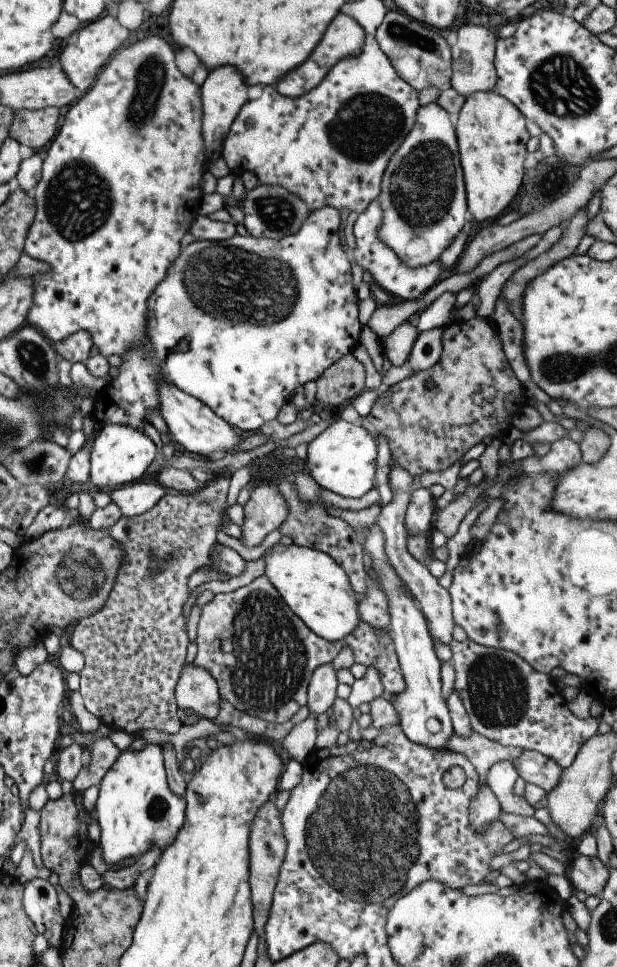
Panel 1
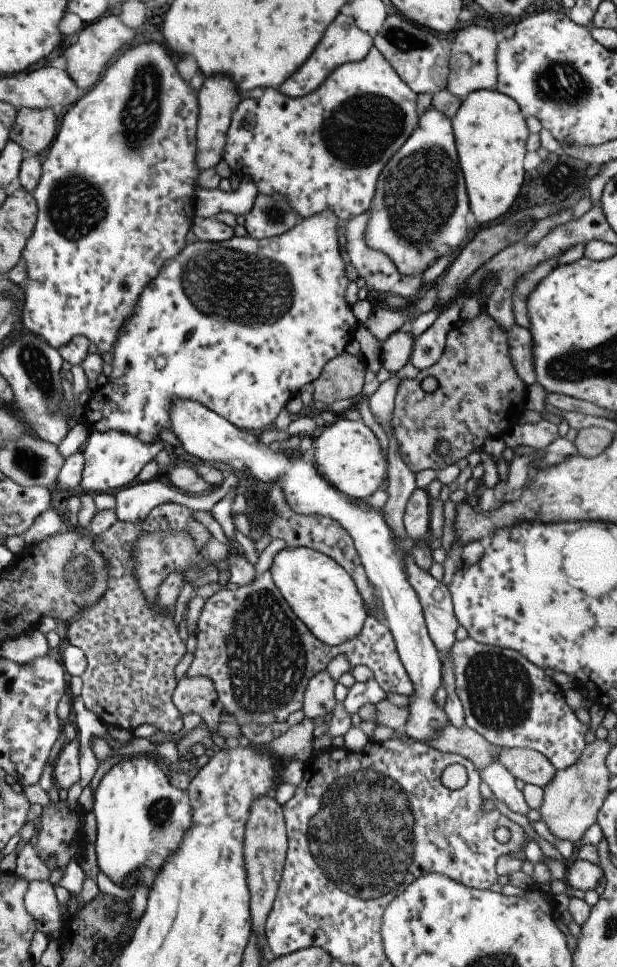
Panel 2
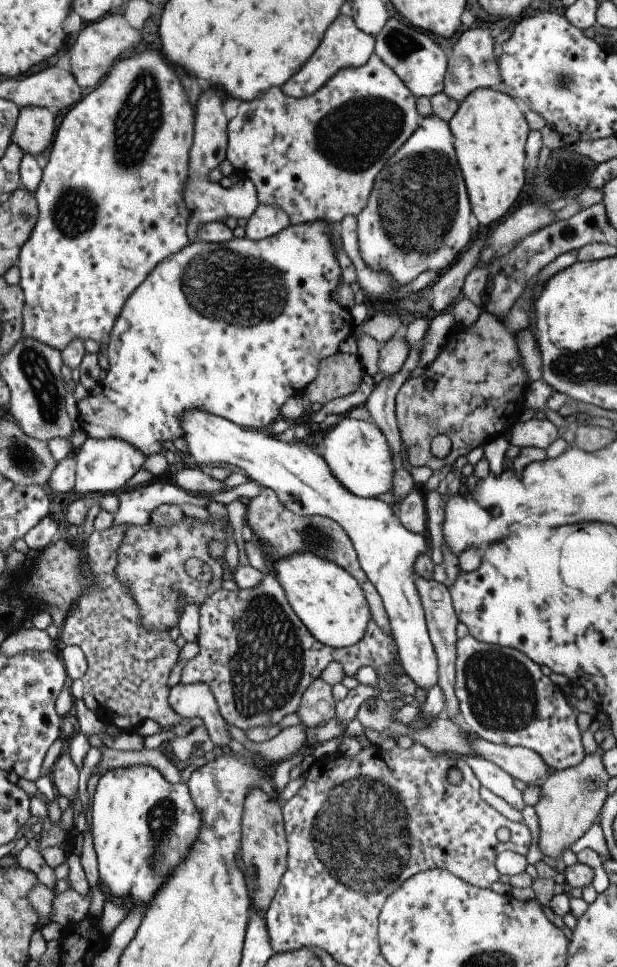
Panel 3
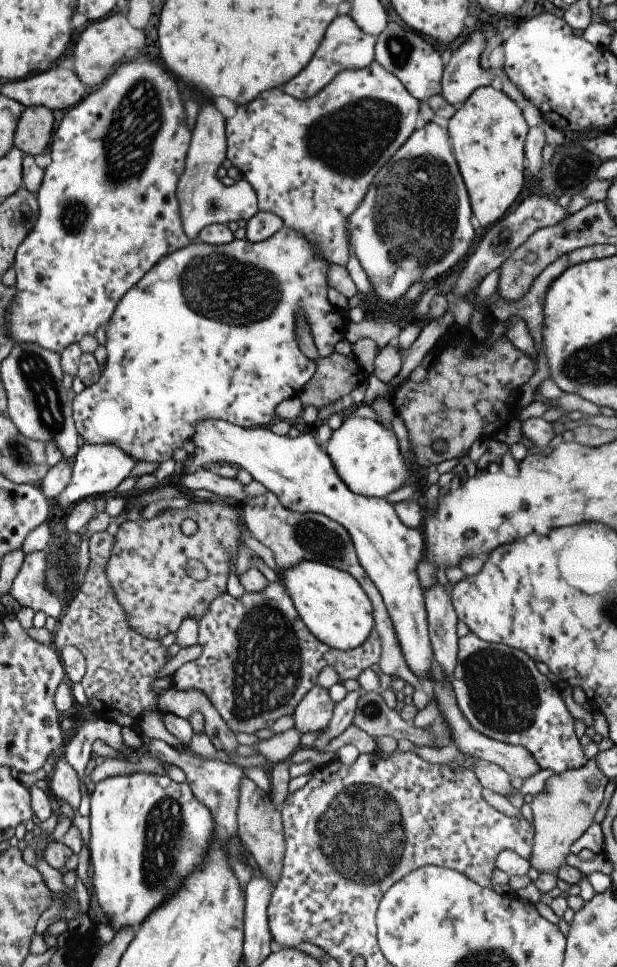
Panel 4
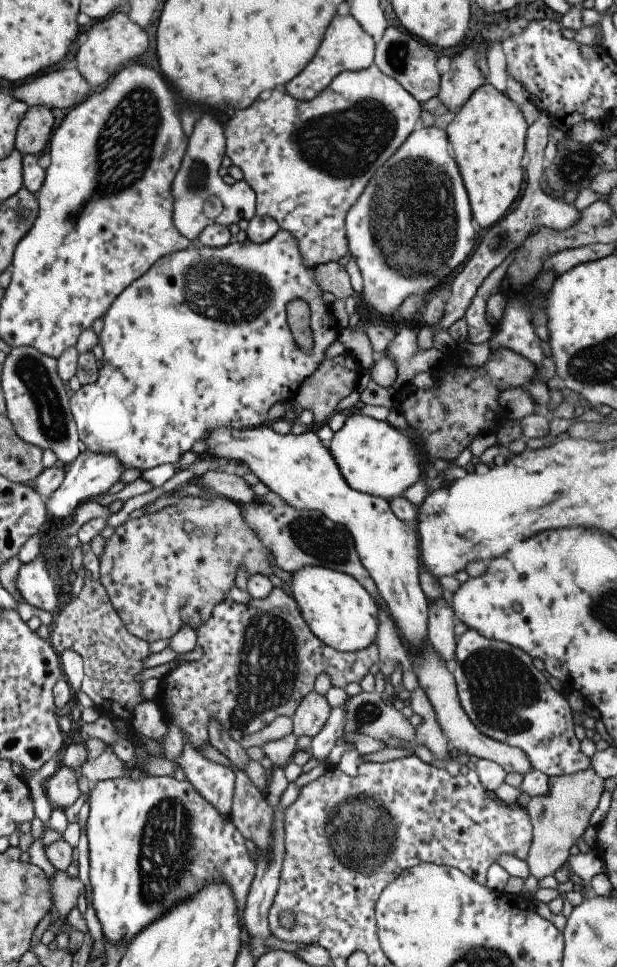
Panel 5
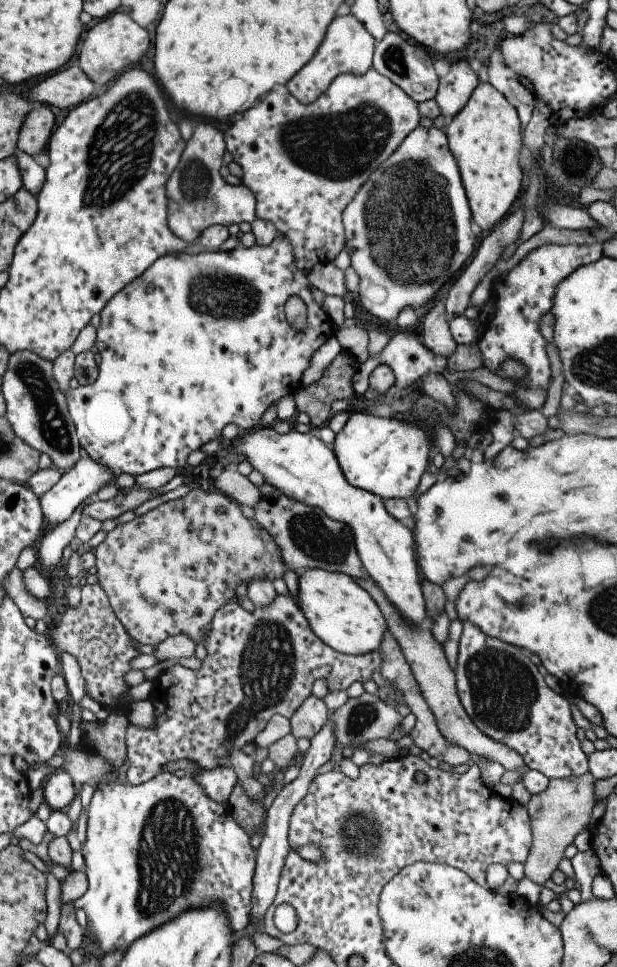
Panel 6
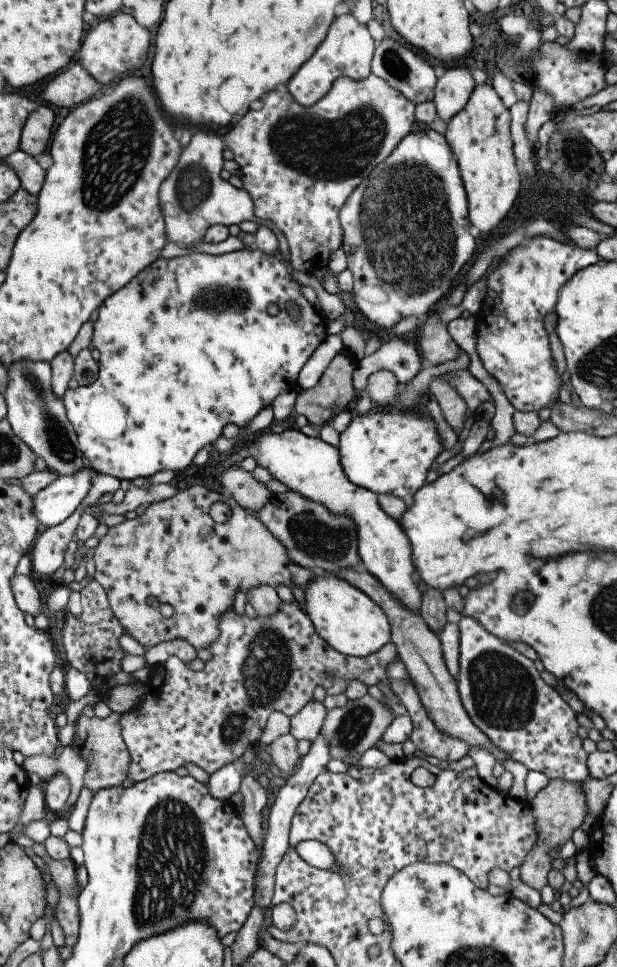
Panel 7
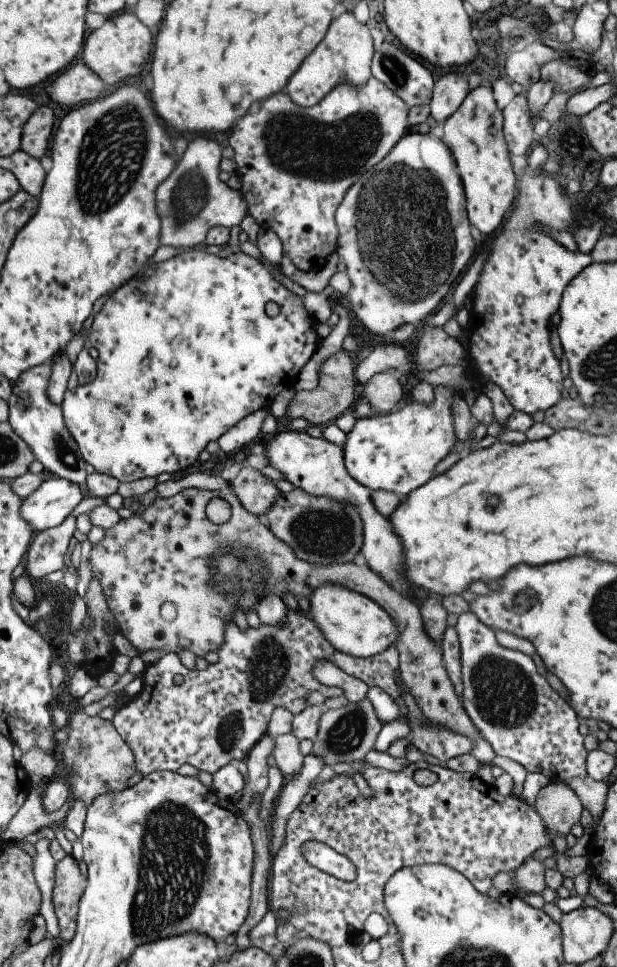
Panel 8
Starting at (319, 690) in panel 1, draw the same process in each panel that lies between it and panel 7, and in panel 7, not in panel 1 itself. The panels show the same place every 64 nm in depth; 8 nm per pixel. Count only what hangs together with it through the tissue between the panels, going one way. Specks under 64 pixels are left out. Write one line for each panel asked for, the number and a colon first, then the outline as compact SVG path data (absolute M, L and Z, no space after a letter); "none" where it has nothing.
2: M321 670L317 672L307 688L305 688L305 698L303 698L303 712L305 712L305 718L309 720L315 720L317 716L323 716L329 720L331 712L333 712L333 706L337 704L337 698L335 698L335 680L327 674L327 670Z
3: M315 678L303 692L299 710L295 714L301 720L299 724L315 728L319 722L329 722L335 716L335 704L337 700L333 698L333 688L325 680Z
4: M313 686L297 704L293 720L295 726L301 734L303 732L319 732L321 728L325 728L333 716L333 706L335 702L329 696L327 688L321 686Z
5: M311 690L297 706L295 714L293 714L293 734L299 736L317 736L319 730L325 726L327 718L331 714L331 706L325 700L323 694Z
6: M307 696L301 706L297 708L297 712L289 718L291 722L291 734L295 738L313 738L329 720L329 710L325 706L325 702L317 696Z
7: M309 700L293 718L291 718L291 730L289 734L295 740L309 740L313 742L321 734L323 720L327 716L327 708L319 700Z

